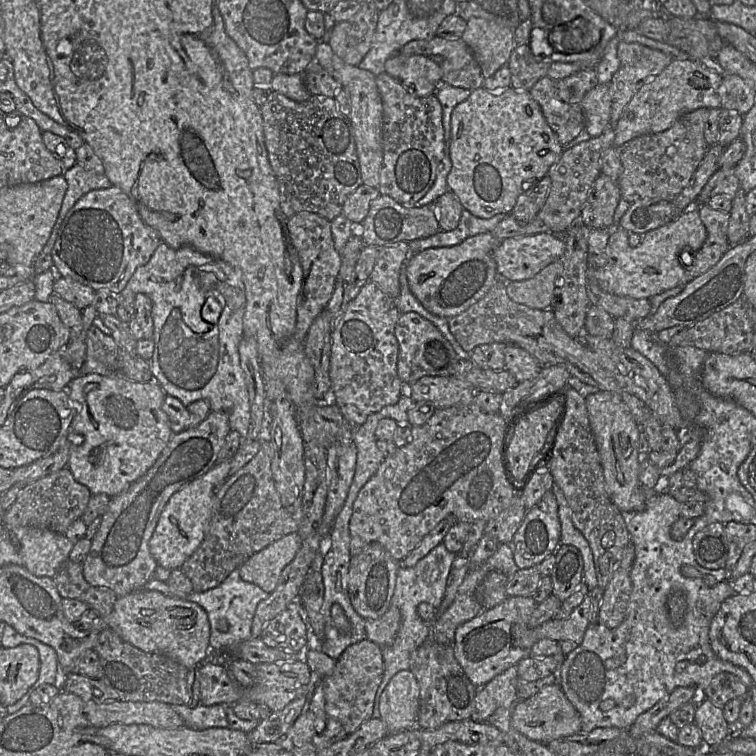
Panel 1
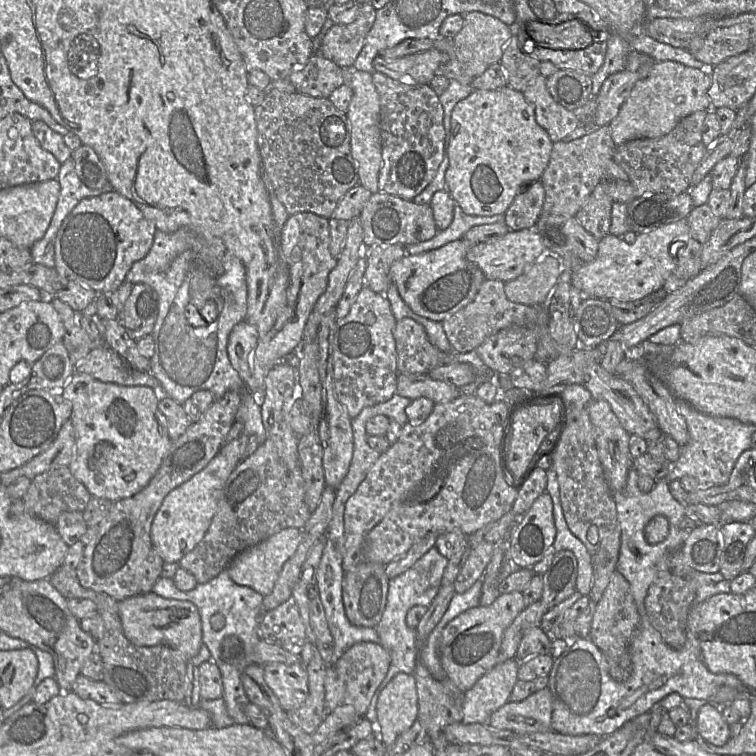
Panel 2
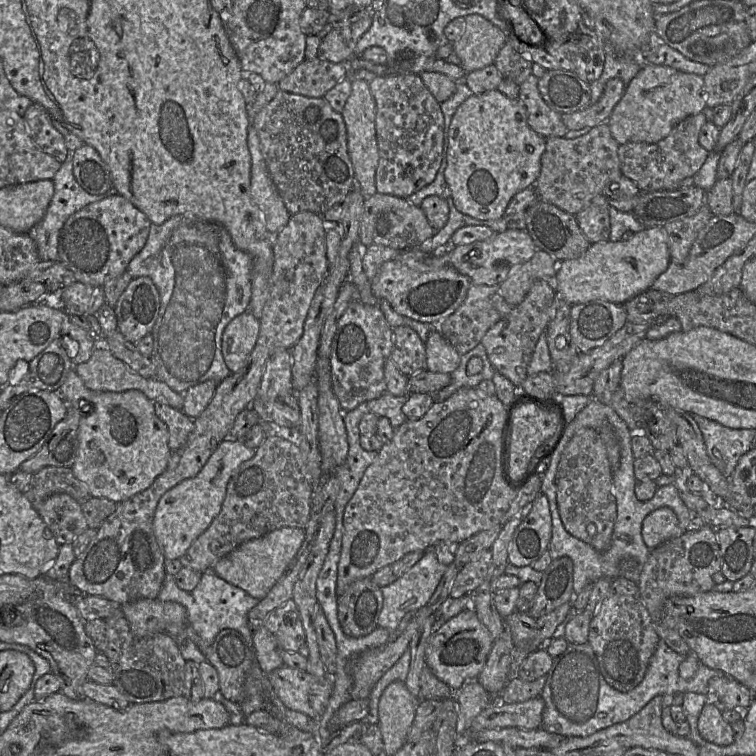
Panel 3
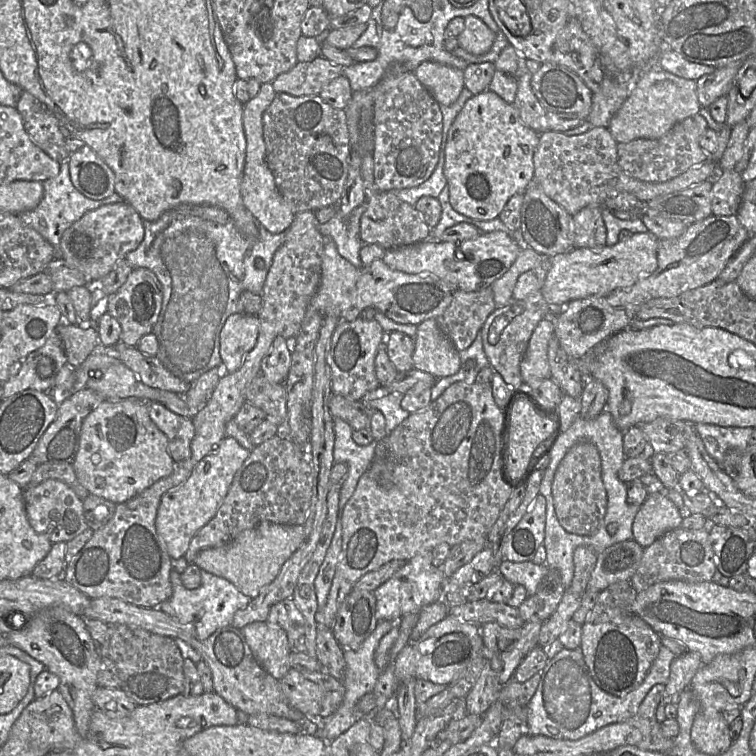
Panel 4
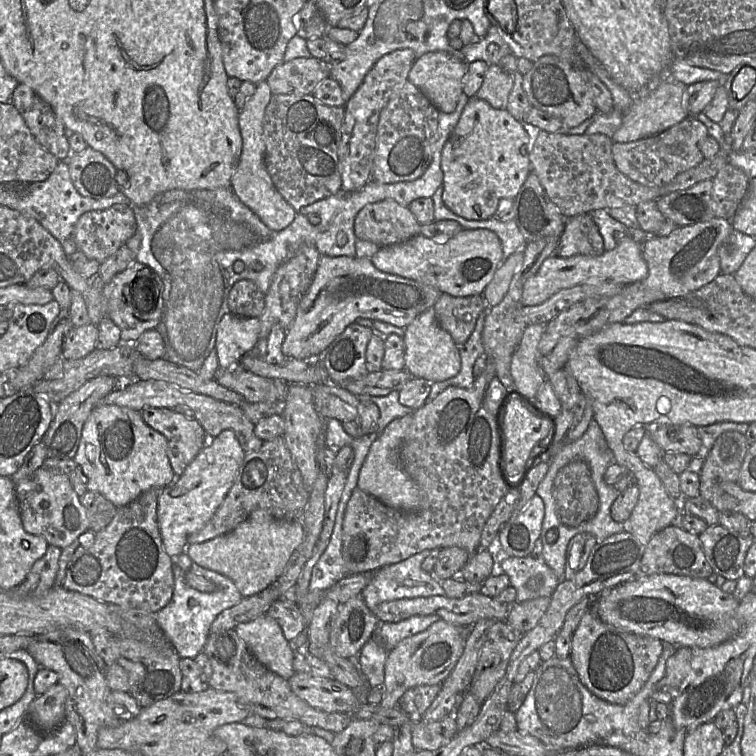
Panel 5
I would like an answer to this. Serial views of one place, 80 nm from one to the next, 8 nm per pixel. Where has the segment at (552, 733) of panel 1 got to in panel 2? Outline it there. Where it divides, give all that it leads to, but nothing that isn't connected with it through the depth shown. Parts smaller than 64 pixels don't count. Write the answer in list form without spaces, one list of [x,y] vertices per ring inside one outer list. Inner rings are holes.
[[[548,687],[520,702],[507,702],[489,717],[487,724],[519,734],[552,731],[552,695]]]

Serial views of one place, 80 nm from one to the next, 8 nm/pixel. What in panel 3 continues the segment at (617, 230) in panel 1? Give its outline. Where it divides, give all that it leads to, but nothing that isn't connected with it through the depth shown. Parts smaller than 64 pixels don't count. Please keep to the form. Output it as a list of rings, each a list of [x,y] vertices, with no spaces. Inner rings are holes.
[[[663,227],[647,228],[634,233],[626,241],[607,240],[594,243],[580,257],[559,262],[552,288],[558,297],[571,305],[592,300],[624,304],[650,289],[655,279],[668,268],[670,262],[671,257]]]

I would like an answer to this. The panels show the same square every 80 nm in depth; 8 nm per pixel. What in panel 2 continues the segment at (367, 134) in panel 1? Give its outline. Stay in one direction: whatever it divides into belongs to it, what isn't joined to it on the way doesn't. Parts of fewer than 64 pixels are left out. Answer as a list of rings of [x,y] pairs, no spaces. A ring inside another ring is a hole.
[[[353,65],[343,67],[344,84],[353,90],[346,116],[350,122],[351,154],[357,162],[359,184],[372,194],[379,192],[379,172],[383,164],[380,130],[380,96],[373,83],[372,74],[357,70]]]

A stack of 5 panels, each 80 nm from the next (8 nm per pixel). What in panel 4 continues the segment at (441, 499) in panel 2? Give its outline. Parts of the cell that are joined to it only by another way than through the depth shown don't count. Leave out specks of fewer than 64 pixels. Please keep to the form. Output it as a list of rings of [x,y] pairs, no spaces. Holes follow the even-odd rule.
[[[457,382],[448,387],[437,400],[432,401],[425,409],[410,414],[406,420],[389,433],[387,436],[387,453],[391,463],[391,484],[389,486],[381,486],[370,477],[367,470],[359,479],[353,495],[346,503],[342,516],[342,550],[339,554],[339,562],[326,605],[316,612],[317,624],[323,624],[332,629],[341,603],[354,588],[356,582],[366,573],[377,570],[392,560],[410,560],[424,551],[432,551],[434,547],[441,543],[454,546],[464,541],[486,538],[486,535],[496,522],[500,511],[512,493],[512,489],[502,481],[498,465],[499,434],[503,423],[503,416],[503,408],[500,409],[493,398],[491,382],[484,384]]]

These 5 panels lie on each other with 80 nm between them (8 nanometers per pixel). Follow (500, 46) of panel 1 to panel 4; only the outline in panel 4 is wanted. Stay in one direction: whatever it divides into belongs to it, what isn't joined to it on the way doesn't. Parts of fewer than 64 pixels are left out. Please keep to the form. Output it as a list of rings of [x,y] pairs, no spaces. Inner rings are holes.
[[[474,15],[465,17],[464,30],[457,36],[459,47],[474,55],[487,53],[495,38],[496,33]]]

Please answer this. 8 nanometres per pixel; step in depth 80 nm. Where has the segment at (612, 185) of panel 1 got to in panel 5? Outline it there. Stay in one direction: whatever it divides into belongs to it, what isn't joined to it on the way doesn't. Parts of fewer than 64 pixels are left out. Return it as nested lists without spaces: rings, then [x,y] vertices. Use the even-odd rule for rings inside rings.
[[[590,213],[566,220],[555,254],[567,258],[574,255],[598,256],[605,252],[604,240]]]

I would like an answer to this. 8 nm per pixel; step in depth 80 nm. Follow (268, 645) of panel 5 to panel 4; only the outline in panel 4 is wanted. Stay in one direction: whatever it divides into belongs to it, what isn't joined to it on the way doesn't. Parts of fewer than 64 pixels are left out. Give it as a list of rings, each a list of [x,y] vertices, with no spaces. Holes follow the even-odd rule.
[[[263,621],[246,625],[242,632],[256,661],[280,681],[290,670],[289,655],[293,651],[285,631]]]

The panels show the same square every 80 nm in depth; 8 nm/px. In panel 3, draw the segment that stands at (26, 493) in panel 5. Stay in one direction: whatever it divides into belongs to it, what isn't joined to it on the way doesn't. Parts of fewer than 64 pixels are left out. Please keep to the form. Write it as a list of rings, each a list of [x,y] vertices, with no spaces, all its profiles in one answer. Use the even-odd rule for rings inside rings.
[[[66,493],[51,495],[37,512],[59,545],[71,544],[88,529],[82,505]]]

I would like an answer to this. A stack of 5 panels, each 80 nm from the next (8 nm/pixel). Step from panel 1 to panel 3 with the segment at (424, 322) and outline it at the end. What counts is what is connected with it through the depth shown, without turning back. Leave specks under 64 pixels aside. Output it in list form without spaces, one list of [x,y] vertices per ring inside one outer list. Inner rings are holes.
[[[398,326],[393,329],[393,349],[390,359],[399,371],[407,376],[426,370],[425,343],[412,328]]]

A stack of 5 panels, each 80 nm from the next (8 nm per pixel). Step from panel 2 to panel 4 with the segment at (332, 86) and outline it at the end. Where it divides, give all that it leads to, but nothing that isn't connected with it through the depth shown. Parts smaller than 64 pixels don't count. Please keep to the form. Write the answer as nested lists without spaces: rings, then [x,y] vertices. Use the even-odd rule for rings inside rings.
[[[318,56],[310,62],[298,61],[291,70],[278,75],[272,86],[276,93],[292,96],[319,95],[325,86],[342,75],[342,71],[342,66]]]

